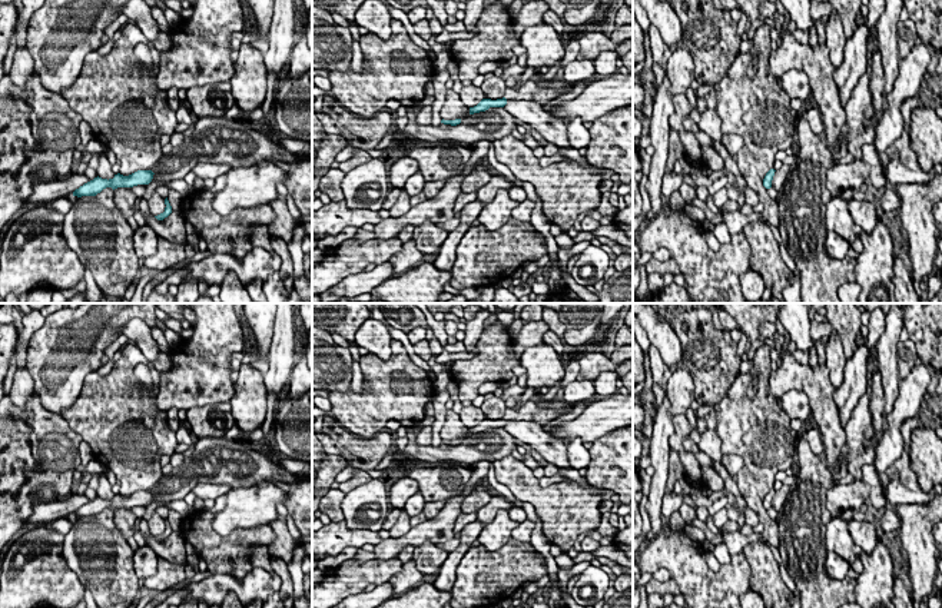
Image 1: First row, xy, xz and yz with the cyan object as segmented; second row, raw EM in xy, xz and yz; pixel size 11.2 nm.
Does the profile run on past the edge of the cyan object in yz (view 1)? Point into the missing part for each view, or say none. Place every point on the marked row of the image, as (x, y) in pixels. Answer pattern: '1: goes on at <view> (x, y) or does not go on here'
1: does not go on here

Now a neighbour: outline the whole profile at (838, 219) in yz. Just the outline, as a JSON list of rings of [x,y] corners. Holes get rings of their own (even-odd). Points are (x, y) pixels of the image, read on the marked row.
[[[832,197],[826,205],[826,230],[837,233],[852,245],[856,239],[853,225],[855,222],[849,213],[848,200]]]

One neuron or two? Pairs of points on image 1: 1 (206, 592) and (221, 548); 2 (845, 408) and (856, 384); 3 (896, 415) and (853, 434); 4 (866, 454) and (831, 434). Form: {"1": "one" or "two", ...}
{"1": "two", "2": "one", "3": "two", "4": "two"}

